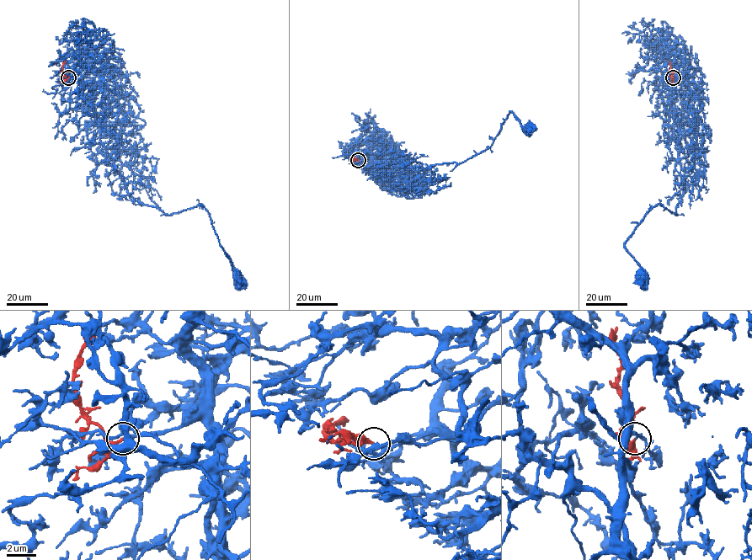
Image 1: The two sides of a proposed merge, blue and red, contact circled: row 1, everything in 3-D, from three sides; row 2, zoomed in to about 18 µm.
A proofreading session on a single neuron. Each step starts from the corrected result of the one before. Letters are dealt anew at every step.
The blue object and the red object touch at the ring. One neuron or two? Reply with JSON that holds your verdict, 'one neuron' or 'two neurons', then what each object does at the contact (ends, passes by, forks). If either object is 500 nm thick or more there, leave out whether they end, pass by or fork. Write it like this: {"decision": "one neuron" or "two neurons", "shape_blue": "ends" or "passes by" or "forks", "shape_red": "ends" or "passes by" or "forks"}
{"decision": "one neuron", "shape_blue": "passes by", "shape_red": "ends"}

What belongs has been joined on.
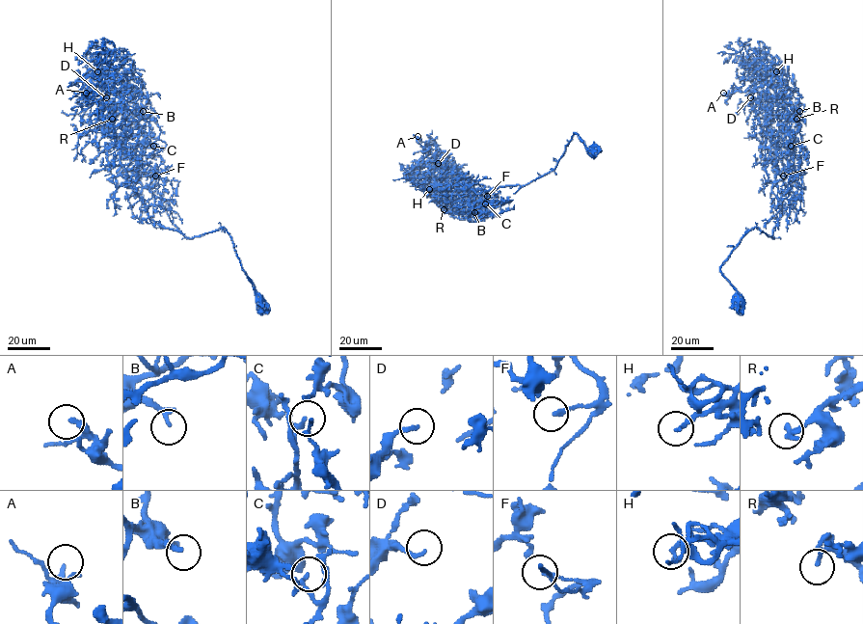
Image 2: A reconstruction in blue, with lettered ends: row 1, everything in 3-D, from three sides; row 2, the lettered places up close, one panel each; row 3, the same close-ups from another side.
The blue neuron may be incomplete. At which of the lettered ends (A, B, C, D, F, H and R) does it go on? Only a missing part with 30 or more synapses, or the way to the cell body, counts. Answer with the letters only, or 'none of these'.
D, H

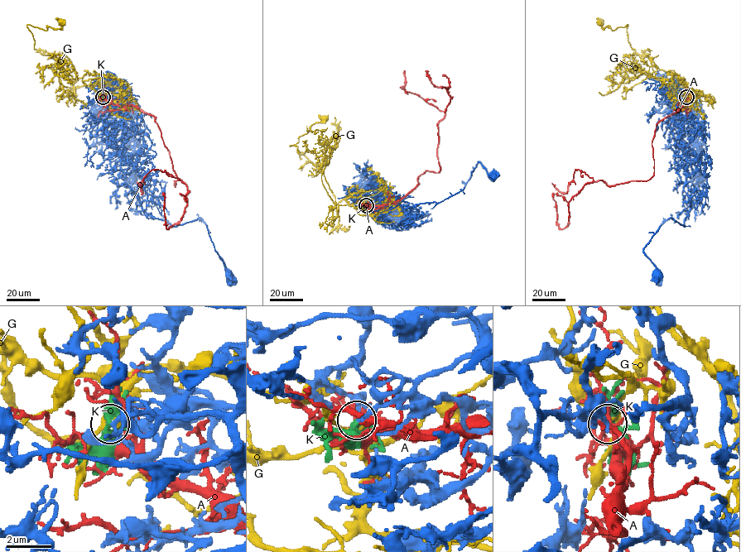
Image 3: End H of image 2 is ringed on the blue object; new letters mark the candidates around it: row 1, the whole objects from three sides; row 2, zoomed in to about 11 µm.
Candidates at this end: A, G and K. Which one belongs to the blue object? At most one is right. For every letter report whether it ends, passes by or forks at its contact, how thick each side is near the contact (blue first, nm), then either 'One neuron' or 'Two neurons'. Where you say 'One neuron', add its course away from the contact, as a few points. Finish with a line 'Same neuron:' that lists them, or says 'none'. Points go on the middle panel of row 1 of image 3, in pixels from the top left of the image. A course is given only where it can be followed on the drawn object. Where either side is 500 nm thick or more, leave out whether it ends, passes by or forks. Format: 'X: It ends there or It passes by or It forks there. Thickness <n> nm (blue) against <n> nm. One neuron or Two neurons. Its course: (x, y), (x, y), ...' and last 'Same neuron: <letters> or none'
A: It forks there. Thickness 260 nm (blue) against 220 nm. Two neurons
G: It passes by. Thickness 240 nm (blue) against 110 nm. Two neurons
K: It forks there. Thickness 200 nm (blue) against 280 nm. One neuron
Same neuron: K

